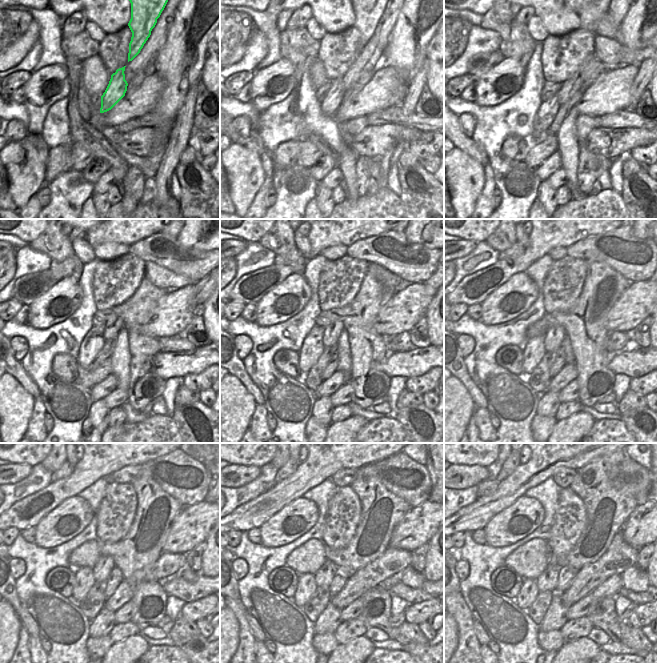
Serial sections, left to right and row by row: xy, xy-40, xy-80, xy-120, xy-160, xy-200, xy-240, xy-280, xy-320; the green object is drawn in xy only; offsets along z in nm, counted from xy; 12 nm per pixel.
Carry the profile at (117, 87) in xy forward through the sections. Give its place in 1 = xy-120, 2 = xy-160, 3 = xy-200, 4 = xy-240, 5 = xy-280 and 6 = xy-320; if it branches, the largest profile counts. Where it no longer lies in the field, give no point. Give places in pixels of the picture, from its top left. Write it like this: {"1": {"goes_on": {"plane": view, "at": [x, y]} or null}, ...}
{"1": {"goes_on": {"plane": "xy-120", "at": [93, 342]}}, "2": {"goes_on": {"plane": "xy-160", "at": [312, 348]}}, "3": {"goes_on": {"plane": "xy-200", "at": [534, 351]}}, "4": {"goes_on": {"plane": "xy-240", "at": [84, 580]}}, "5": {"goes_on": {"plane": "xy-280", "at": [306, 587]}}, "6": {"goes_on": {"plane": "xy-320", "at": [529, 590]}}}

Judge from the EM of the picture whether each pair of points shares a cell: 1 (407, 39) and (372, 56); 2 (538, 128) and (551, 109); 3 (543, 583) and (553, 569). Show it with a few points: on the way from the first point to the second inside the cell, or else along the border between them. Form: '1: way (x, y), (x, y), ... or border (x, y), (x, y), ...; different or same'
1: border (393, 28), (382, 55); different
2: way (541, 123), (546, 114); same
3: way (546, 580), (551, 572); same

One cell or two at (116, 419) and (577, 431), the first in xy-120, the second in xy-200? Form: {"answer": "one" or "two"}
{"answer": "two"}

